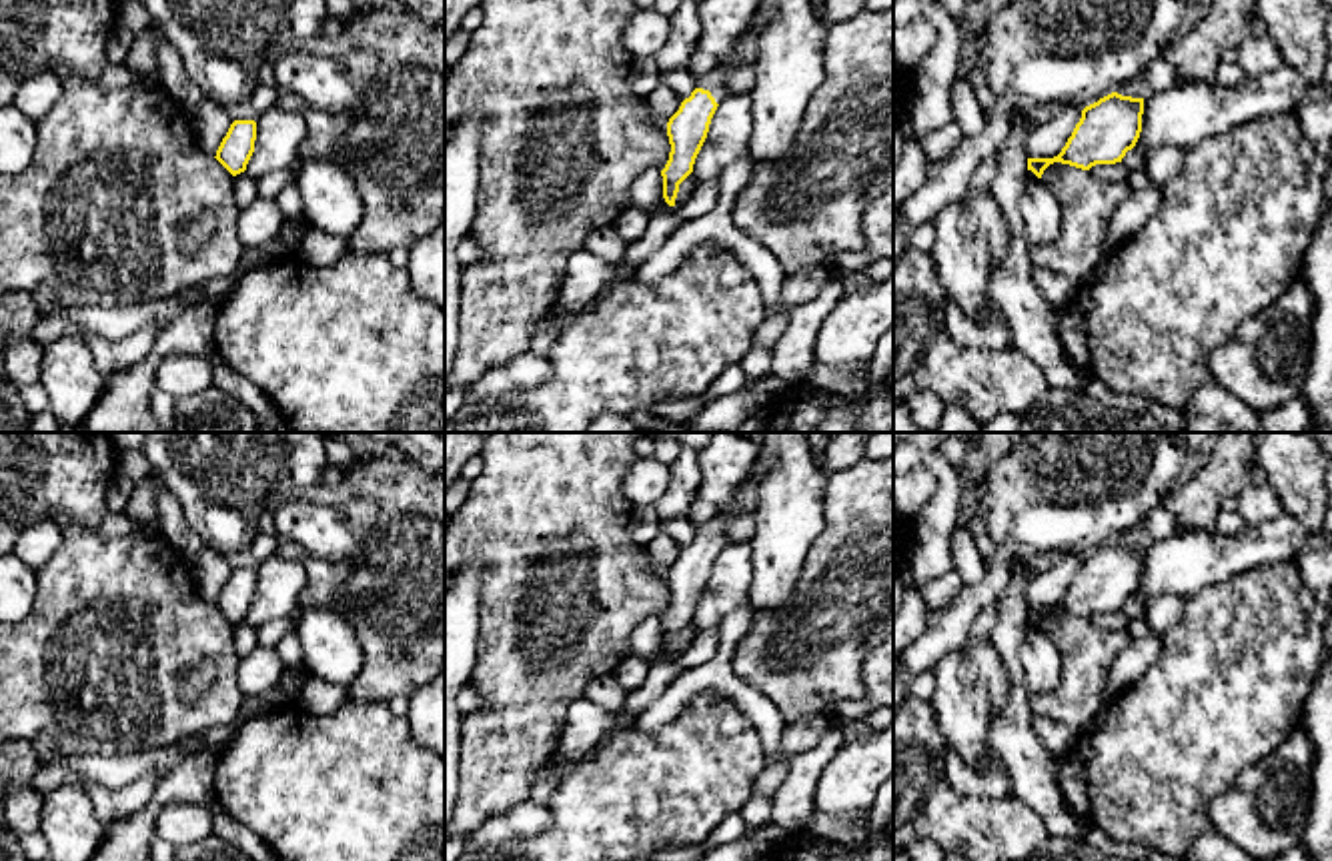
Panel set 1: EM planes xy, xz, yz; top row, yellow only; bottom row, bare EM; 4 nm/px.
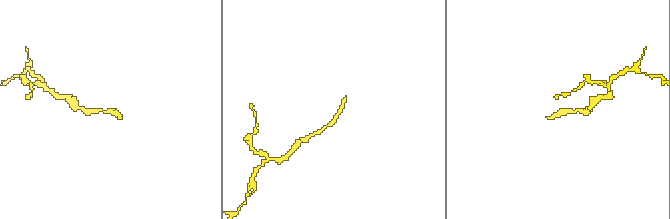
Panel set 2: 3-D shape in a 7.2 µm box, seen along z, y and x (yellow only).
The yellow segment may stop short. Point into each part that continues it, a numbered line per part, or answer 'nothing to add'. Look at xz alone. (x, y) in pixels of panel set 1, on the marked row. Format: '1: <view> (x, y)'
1: xz (742, 51)

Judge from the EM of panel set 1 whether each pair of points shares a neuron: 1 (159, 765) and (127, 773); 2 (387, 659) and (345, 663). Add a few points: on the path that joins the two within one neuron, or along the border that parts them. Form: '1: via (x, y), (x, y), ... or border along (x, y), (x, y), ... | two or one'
1: via (151, 765), (135, 765) | one
2: border along (345, 617), (363, 657), (363, 667), (349, 689) | two

